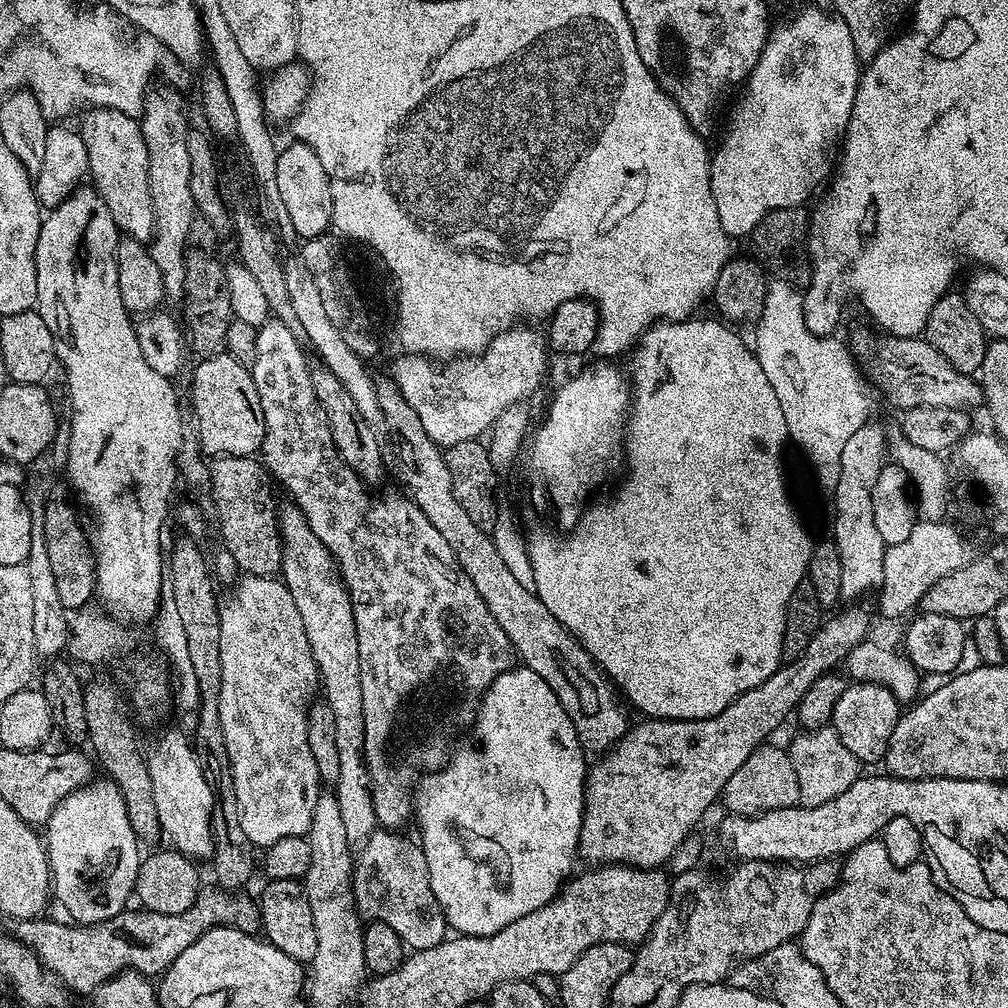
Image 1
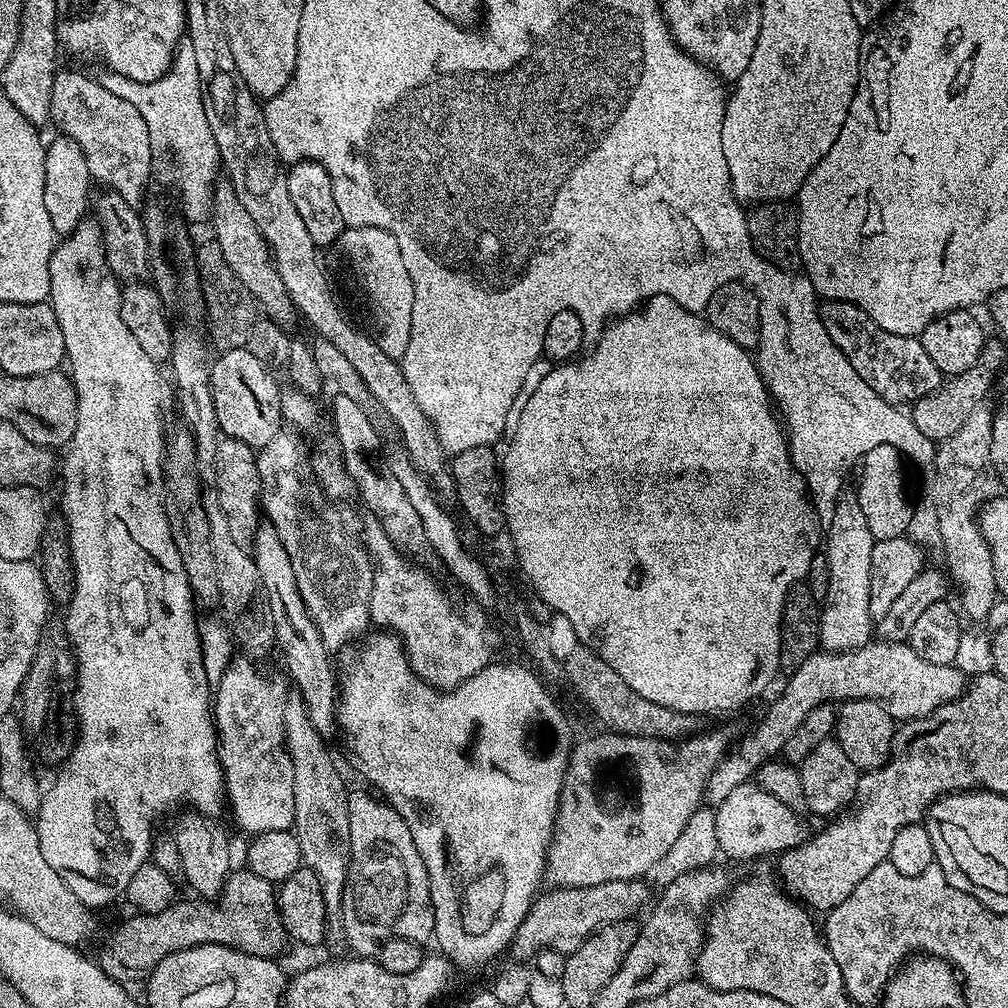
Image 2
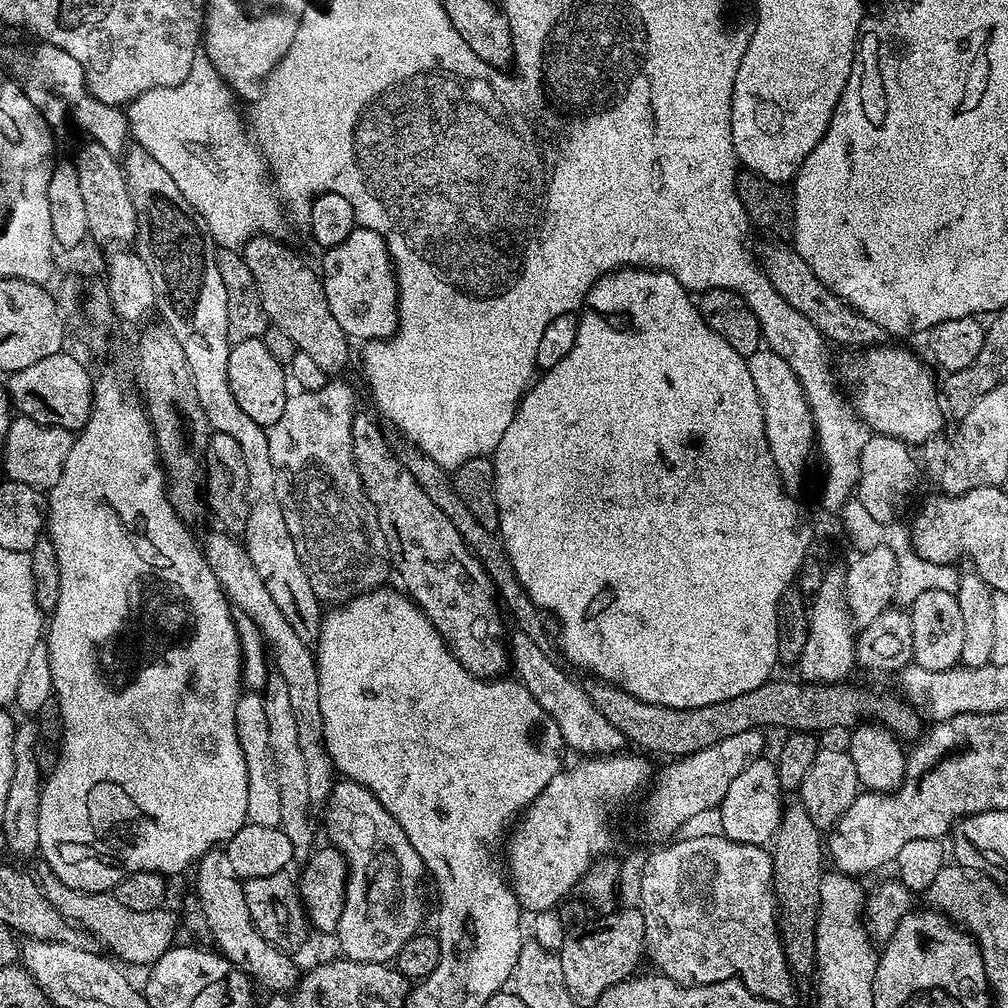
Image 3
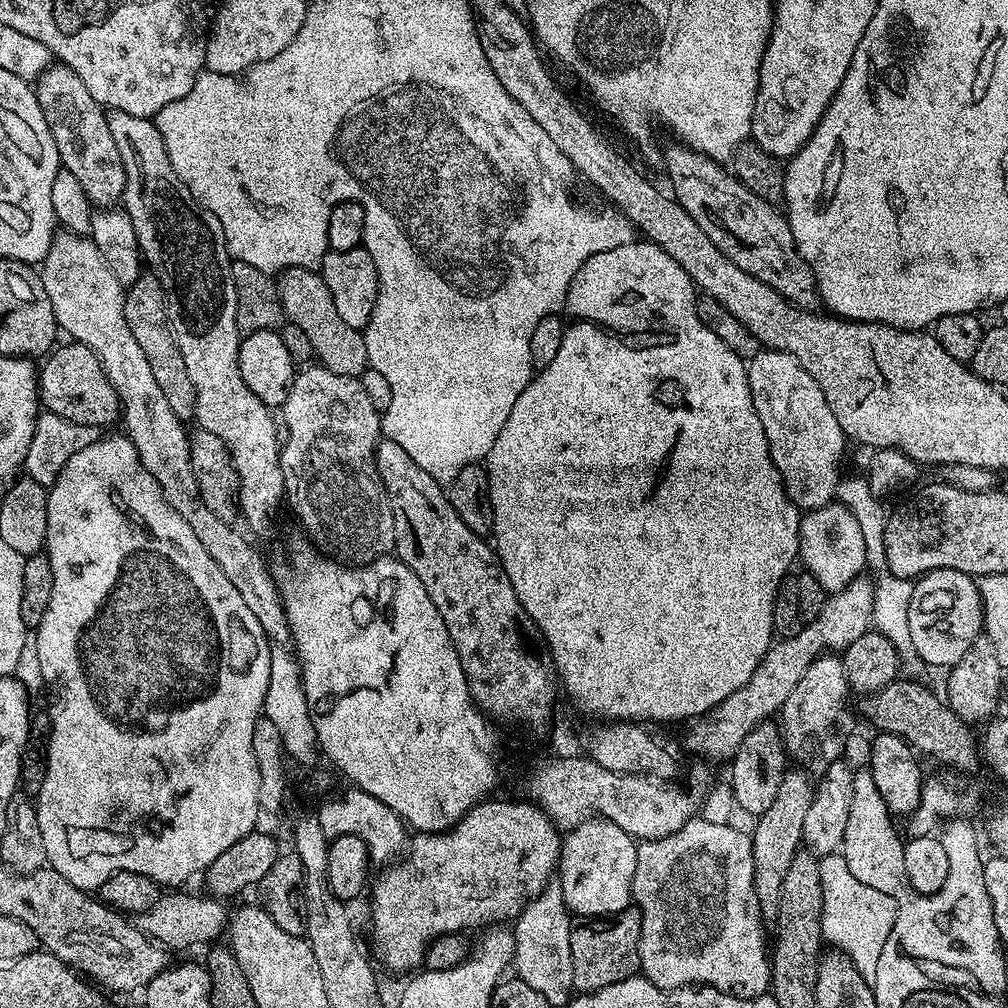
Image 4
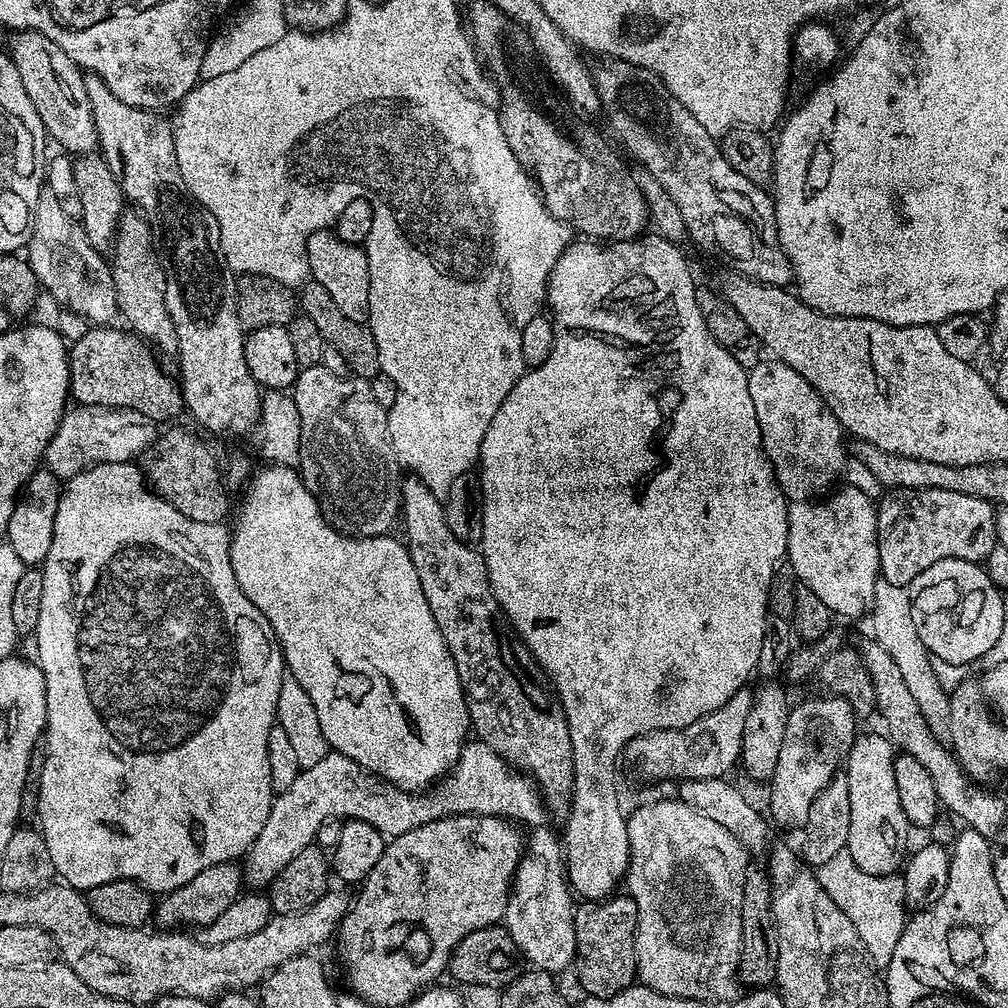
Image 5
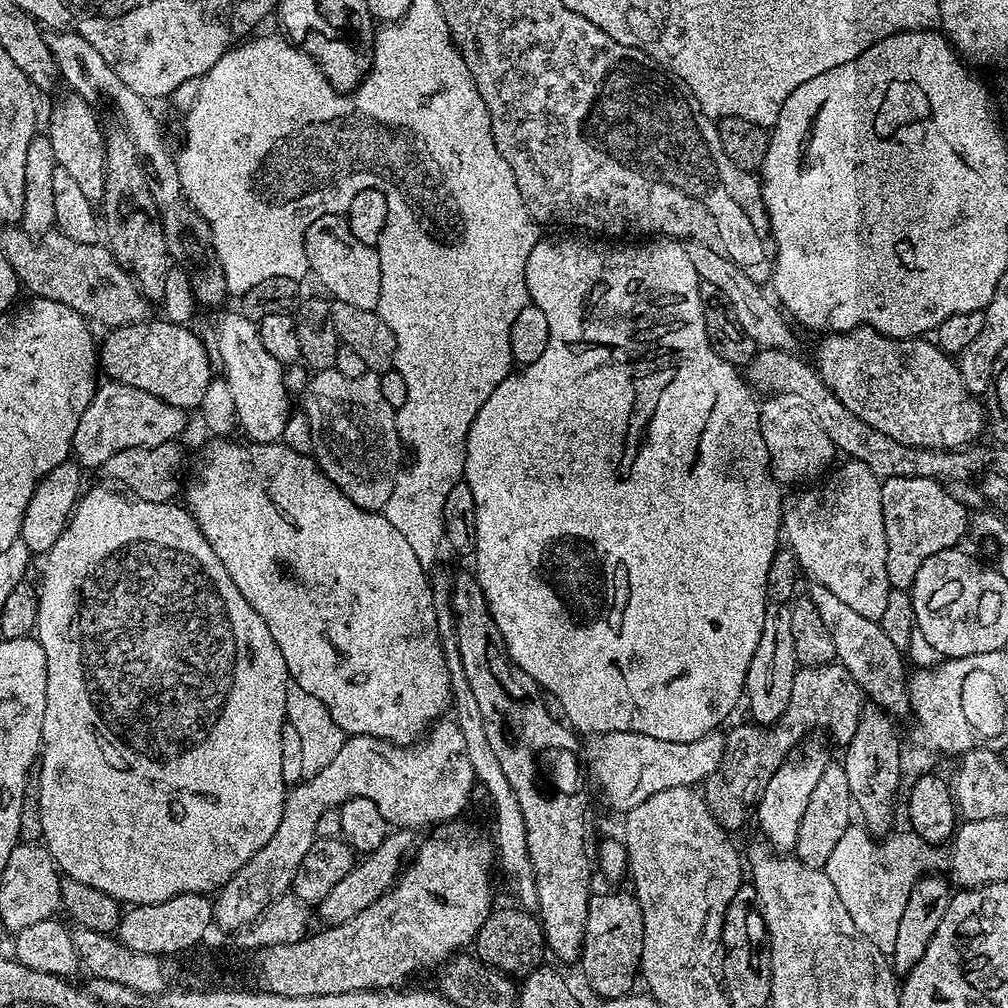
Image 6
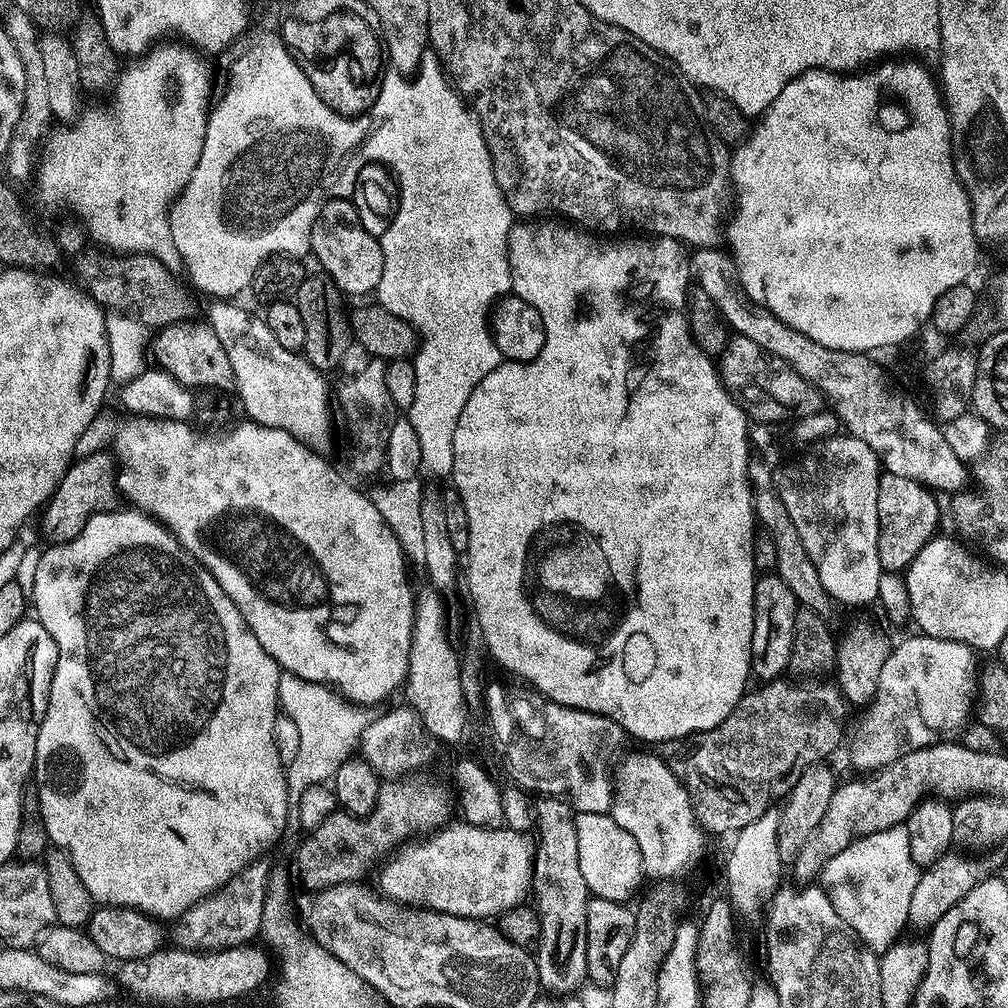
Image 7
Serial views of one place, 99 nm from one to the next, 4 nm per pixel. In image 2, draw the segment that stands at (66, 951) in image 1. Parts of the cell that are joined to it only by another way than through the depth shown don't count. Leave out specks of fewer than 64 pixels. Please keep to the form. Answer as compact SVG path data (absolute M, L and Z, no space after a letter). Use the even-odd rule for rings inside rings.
M247 870L236 871L229 871L224 888L214 902L208 898L191 898L185 904L174 903L153 916L132 914L129 920L122 921L100 948L100 969L112 980L143 981L162 958L203 944L232 945L241 952L267 960L280 958L290 941L276 905L277 889L273 881L258 878Z

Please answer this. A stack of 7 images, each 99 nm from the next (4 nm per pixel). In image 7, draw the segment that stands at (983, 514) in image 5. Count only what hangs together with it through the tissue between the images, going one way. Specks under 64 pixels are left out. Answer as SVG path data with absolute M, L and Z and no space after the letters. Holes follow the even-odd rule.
M885 471L878 482L878 558L884 572L903 573L914 562L918 550L926 546L937 535L940 524L940 504L932 489L918 481L902 478Z

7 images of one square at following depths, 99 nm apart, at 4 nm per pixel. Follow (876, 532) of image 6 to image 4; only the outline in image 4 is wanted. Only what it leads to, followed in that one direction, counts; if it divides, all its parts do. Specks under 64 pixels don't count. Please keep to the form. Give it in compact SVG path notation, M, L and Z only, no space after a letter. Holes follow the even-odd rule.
M839 502L818 510L807 511L800 521L800 554L802 565L829 593L844 589L859 577L867 567L864 536L856 518Z

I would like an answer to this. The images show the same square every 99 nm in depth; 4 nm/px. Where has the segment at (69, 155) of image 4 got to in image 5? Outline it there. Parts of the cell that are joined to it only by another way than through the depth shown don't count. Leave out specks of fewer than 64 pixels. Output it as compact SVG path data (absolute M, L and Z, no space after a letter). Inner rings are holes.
M16 30L6 45L14 66L18 70L18 78L22 78L22 86L26 86L26 94L30 94L30 102L34 102L34 110L38 110L38 118L42 118L45 133L61 144L68 154L92 154L97 151L100 139L94 126L94 114L90 110L90 98L86 98L85 73L79 64L62 50L46 34Z

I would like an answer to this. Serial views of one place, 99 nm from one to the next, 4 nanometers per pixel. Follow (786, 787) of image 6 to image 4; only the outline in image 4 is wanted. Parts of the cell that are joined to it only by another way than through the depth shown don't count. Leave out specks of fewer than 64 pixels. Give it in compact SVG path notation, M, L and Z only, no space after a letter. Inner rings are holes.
M821 654L817 660L810 662L806 674L802 674L798 686L786 698L778 713L778 727L784 738L784 751L799 767L809 774L823 774L835 760L845 755L844 747L848 744L848 727L852 724L852 716L848 713L848 696L850 689L844 673L844 662L839 655Z

